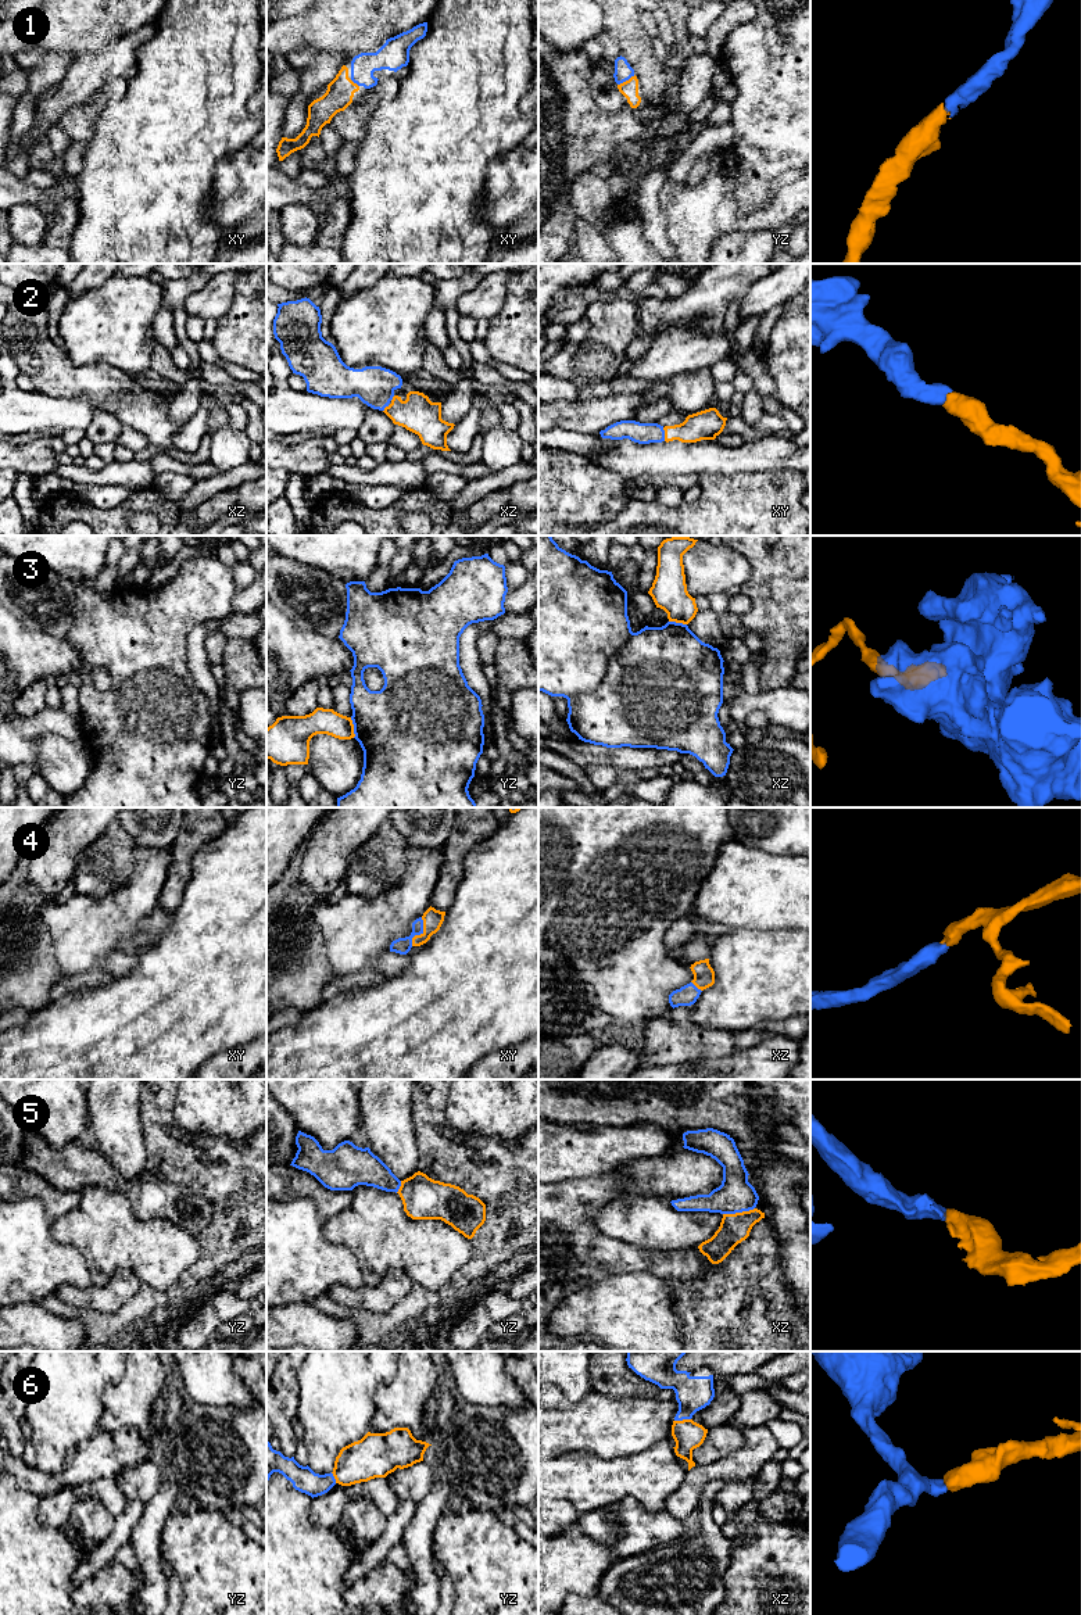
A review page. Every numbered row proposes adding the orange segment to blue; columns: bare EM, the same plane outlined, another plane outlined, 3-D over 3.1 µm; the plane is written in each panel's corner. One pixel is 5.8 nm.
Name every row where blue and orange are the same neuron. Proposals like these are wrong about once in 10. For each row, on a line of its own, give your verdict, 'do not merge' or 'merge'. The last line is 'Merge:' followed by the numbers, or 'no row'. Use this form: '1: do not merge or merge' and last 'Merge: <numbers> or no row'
1: merge
2: merge
3: do not merge
4: merge
5: merge
6: merge
Merge: 1, 2, 4, 5, 6

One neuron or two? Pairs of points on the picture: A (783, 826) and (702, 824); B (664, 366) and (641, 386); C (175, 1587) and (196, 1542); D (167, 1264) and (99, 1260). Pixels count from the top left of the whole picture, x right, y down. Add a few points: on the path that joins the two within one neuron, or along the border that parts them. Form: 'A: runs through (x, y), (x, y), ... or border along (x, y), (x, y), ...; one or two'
A: border along (727, 822), (733, 840); two
B: border along (626, 373), (648, 382), (659, 382); two
C: border along (172, 1571), (181, 1582), (183, 1600); two
D: runs through (150, 1260), (115, 1260); one

